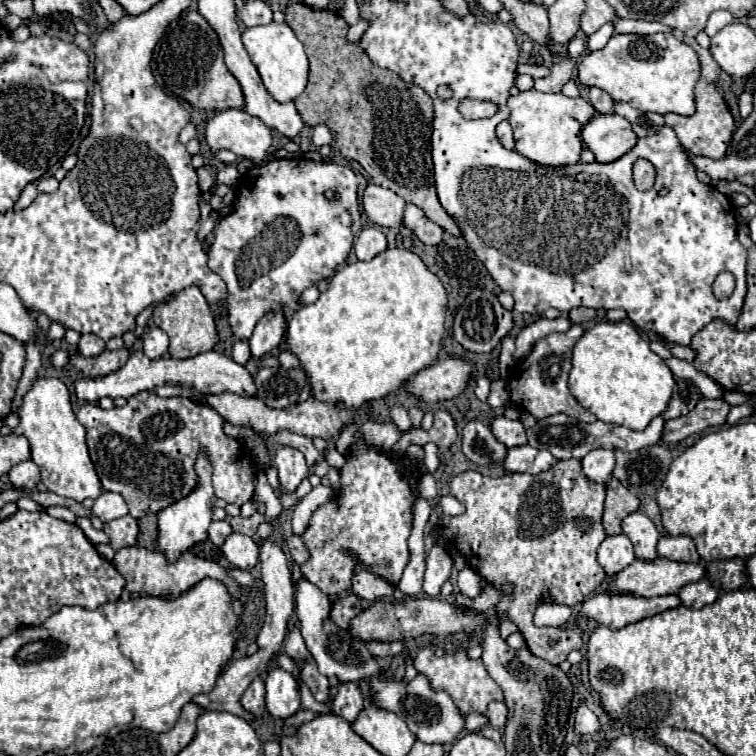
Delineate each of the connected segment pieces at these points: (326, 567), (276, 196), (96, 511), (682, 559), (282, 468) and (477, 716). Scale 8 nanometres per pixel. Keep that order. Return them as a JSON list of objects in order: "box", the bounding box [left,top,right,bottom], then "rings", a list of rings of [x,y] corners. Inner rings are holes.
[{"box":[302,439,420,597],"rings":[[[356,439],[348,455],[348,465],[340,469],[340,479],[340,495],[316,509],[306,533],[302,535],[310,551],[310,561],[302,565],[304,577],[320,587],[328,597],[348,591],[352,585],[354,561],[346,551],[352,549],[362,557],[362,563],[372,573],[382,575],[388,583],[396,585],[408,563],[414,485],[420,481],[420,475],[402,471],[388,453]]]},{"box":[208,157,362,339],"rings":[[[294,157],[294,159],[276,159],[272,163],[268,163],[266,167],[258,169],[254,167],[252,171],[248,171],[246,175],[242,175],[240,183],[238,183],[238,199],[236,199],[236,205],[232,209],[230,215],[222,217],[220,223],[216,225],[214,229],[214,241],[210,245],[210,251],[208,251],[208,265],[212,267],[212,271],[216,271],[226,287],[228,287],[228,301],[226,301],[226,309],[228,309],[228,323],[232,327],[232,333],[236,339],[250,339],[256,323],[268,315],[270,311],[280,311],[284,315],[284,319],[290,319],[298,309],[300,309],[300,295],[304,289],[316,285],[318,281],[328,281],[334,273],[336,273],[336,267],[342,265],[348,255],[350,255],[350,249],[352,249],[352,241],[354,241],[354,233],[362,229],[361,213],[359,209],[359,197],[358,197],[358,177],[354,175],[354,171],[348,167],[348,165],[338,165],[338,163],[316,163],[312,159],[304,159],[304,157]],[[326,191],[334,191],[336,193],[336,199],[326,199],[324,193]]]},{"box":[92,491,128,521],"rings":[[[102,491],[96,497],[96,503],[92,507],[92,515],[96,515],[100,521],[112,521],[118,519],[120,515],[128,513],[128,505],[124,501],[124,497],[120,493],[112,493],[112,491]]]},{"box":[658,535,700,563],"rings":[[[688,535],[682,537],[662,537],[658,541],[658,555],[678,563],[698,563],[700,557],[696,553],[696,545]]]},{"box":[274,447,310,491],"rings":[[[278,447],[274,455],[274,463],[278,469],[282,491],[294,491],[300,485],[300,481],[308,477],[310,471],[302,451],[294,447]]]},{"box":[466,713,488,731],"rings":[[[470,713],[466,717],[466,731],[478,731],[488,723],[488,717],[484,713]]]}]

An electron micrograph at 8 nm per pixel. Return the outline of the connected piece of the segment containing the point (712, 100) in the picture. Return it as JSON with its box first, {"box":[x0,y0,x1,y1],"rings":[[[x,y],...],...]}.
{"box":[664,77,734,159],"rings":[[[704,77],[698,79],[698,83],[694,87],[694,95],[696,95],[696,113],[690,115],[690,117],[668,113],[668,115],[664,115],[666,125],[674,129],[682,147],[688,153],[704,155],[704,157],[710,157],[710,159],[722,159],[726,155],[726,149],[728,149],[734,134],[734,119],[730,115],[730,111],[726,109],[724,97],[718,93],[716,85],[706,81]]]}

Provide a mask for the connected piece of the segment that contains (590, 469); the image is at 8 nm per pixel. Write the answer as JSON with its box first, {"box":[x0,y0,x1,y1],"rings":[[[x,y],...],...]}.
{"box":[582,449,614,483],"rings":[[[608,449],[590,451],[582,459],[582,473],[594,483],[606,483],[614,469],[614,455]]]}

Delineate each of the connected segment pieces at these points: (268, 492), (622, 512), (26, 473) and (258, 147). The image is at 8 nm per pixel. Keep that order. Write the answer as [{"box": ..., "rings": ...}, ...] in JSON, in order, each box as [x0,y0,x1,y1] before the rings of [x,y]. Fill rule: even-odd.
[{"box":[254,471,282,519],"rings":[[[262,471],[256,475],[254,485],[256,485],[256,489],[254,489],[254,501],[264,501],[268,519],[274,519],[274,515],[278,515],[278,507],[282,507],[282,505],[280,505],[280,499],[276,497],[274,489],[268,485],[266,475],[264,475]],[[274,507],[276,507],[276,509],[274,509]]]},{"box":[604,479,640,535],"rings":[[[610,479],[606,483],[606,503],[604,503],[604,529],[606,535],[618,535],[620,523],[626,515],[638,511],[640,501],[632,495],[618,479]]]},{"box":[8,461,40,491],"rings":[[[24,461],[24,463],[14,465],[8,477],[16,489],[26,489],[26,491],[34,489],[40,483],[40,471],[34,461]]]},{"box":[206,109,274,163],"rings":[[[226,109],[208,121],[206,141],[212,151],[228,149],[238,157],[258,163],[268,155],[274,137],[258,117],[242,109]]]}]

